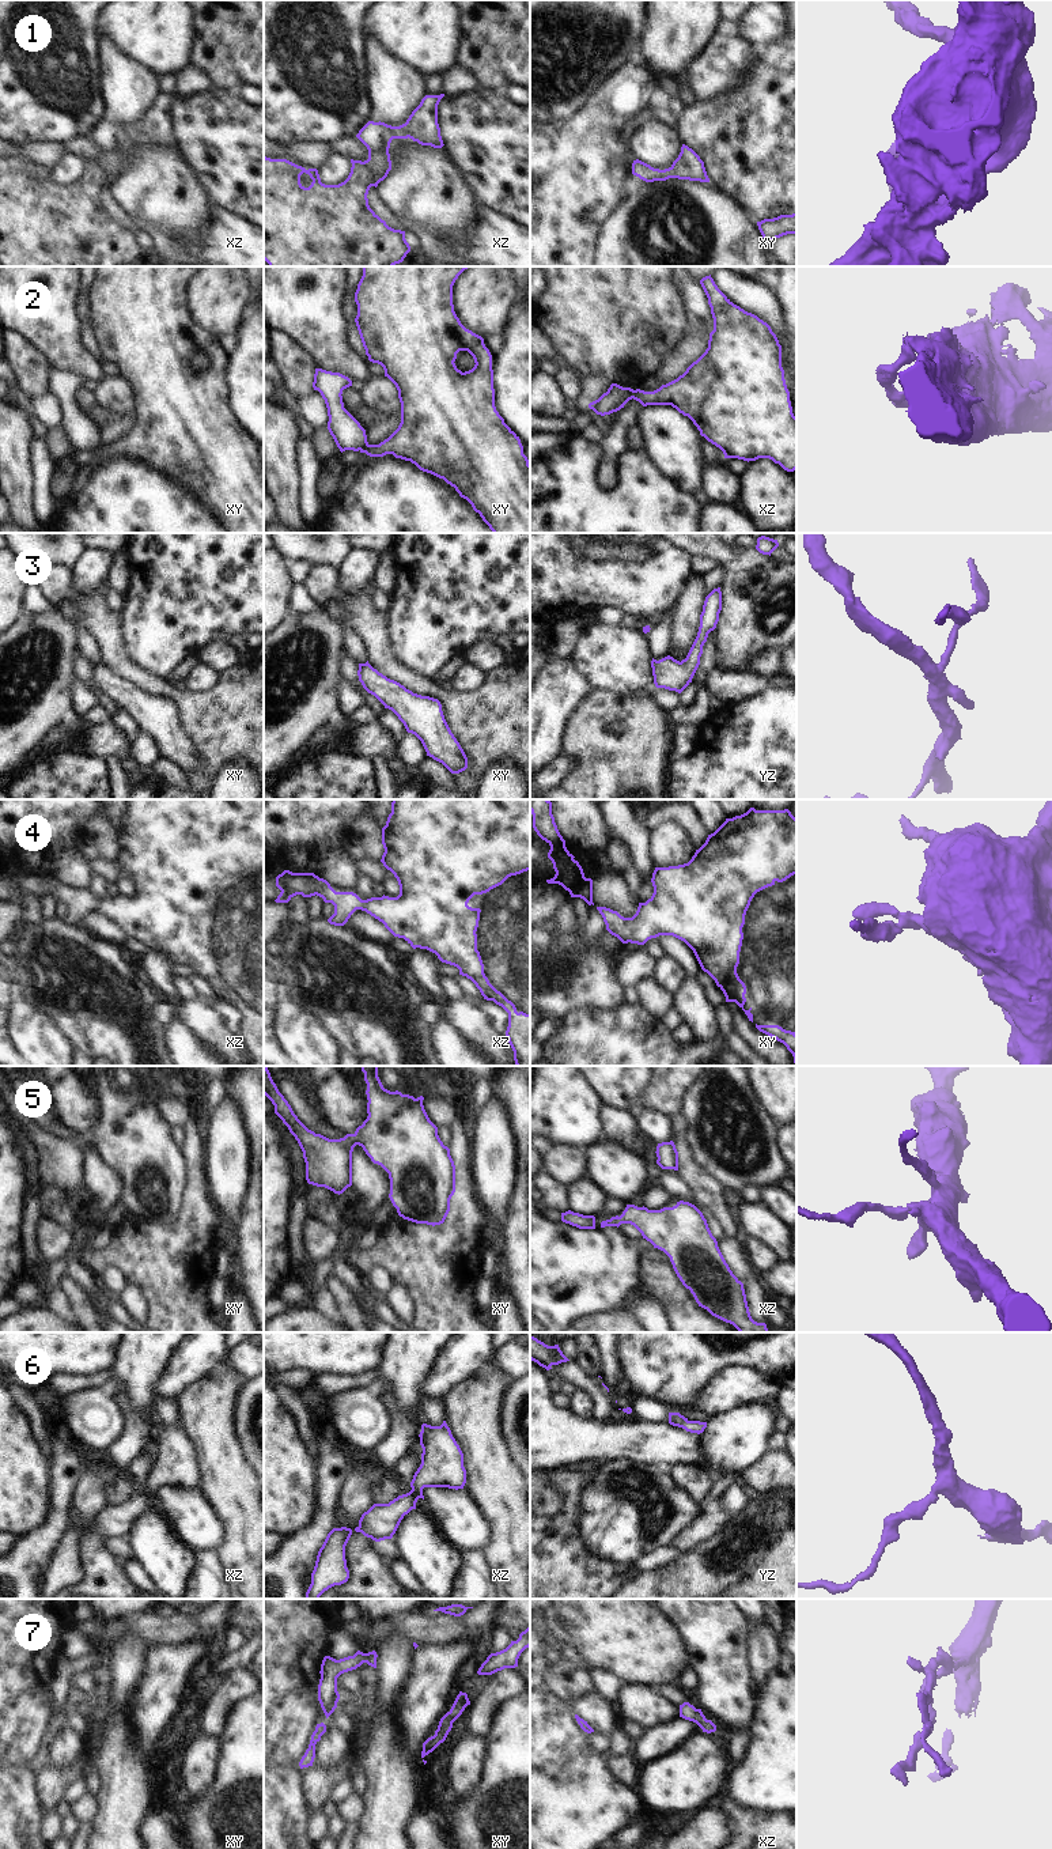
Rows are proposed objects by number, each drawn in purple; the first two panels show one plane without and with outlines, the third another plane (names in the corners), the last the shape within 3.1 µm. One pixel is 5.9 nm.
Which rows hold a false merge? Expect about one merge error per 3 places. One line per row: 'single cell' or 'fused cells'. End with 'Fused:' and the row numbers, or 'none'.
1: single cell
2: fused cells
3: single cell
4: single cell
5: single cell
6: single cell
7: single cell
Fused: 2

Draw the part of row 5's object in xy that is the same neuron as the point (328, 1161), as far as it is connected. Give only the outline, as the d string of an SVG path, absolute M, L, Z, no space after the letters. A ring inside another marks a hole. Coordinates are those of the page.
M264 1066L264 1094L272 1101L275 1113L288 1127L303 1152L307 1183L325 1187L338 1195L343 1194L352 1186L352 1152L359 1145L374 1164L381 1165L389 1173L389 1198L400 1217L432 1226L443 1224L450 1211L450 1199L455 1192L455 1165L450 1149L440 1141L438 1127L424 1109L424 1097L415 1099L398 1090L385 1089L378 1077L378 1066L362 1066L362 1071L367 1084L368 1116L353 1134L329 1139L309 1130L298 1119L279 1092L268 1067Z

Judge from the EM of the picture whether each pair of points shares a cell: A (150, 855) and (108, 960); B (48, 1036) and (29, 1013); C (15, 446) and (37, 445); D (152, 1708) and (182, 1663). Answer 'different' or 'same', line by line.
A: different
B: same
C: different
D: same

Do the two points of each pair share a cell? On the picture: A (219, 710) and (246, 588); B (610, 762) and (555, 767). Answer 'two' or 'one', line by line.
A: two
B: two

